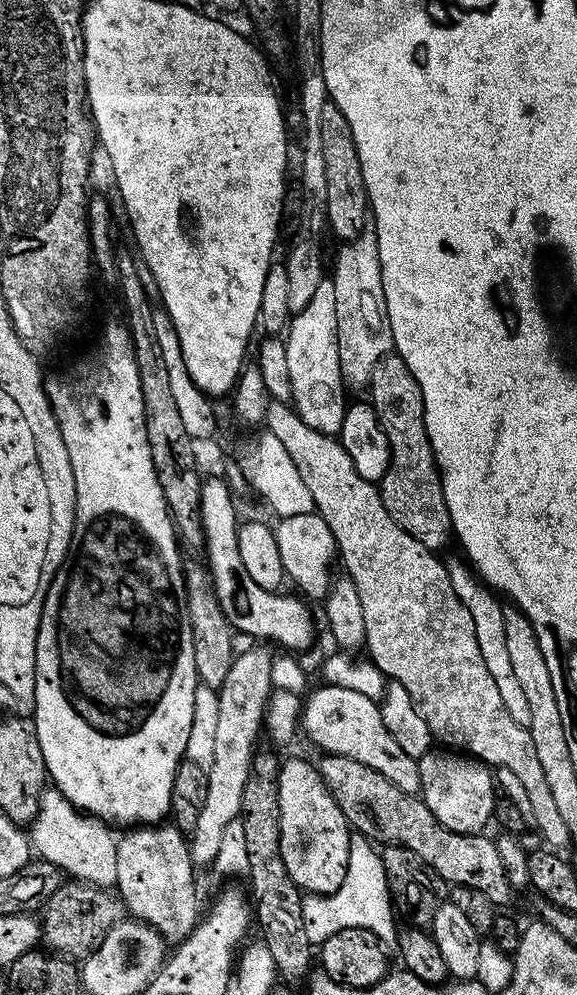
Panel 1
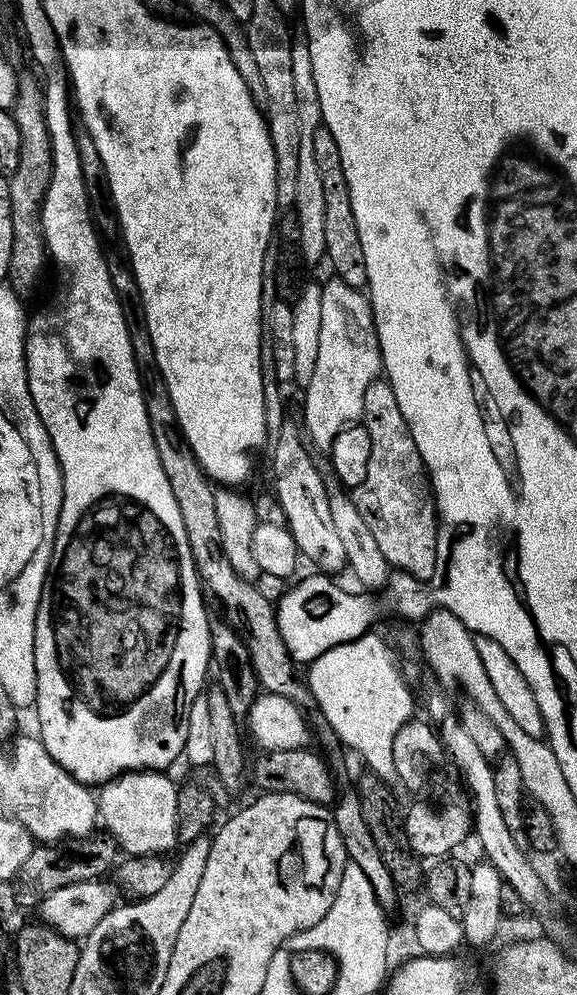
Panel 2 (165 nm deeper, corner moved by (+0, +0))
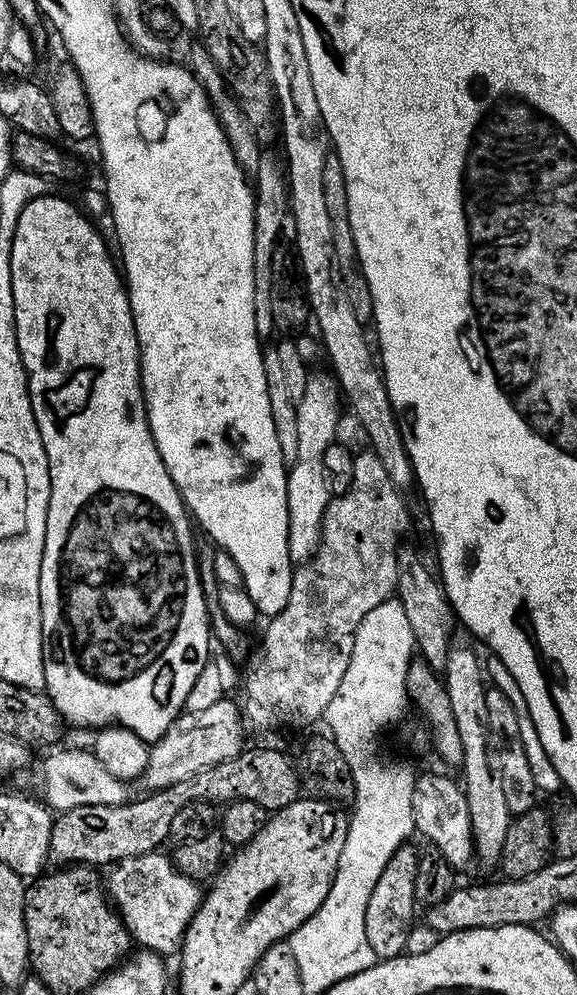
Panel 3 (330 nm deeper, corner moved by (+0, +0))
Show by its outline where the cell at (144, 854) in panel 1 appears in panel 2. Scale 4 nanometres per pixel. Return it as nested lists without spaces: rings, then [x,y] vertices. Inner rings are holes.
[[[141,770],[139,772],[126,772],[116,777],[115,780],[107,781],[99,789],[96,796],[96,814],[101,825],[105,824],[107,835],[111,836],[116,842],[116,847],[121,853],[128,856],[164,856],[168,851],[178,843],[176,831],[178,830],[178,794],[176,789],[178,787],[177,781],[172,781],[168,774],[160,770]]]

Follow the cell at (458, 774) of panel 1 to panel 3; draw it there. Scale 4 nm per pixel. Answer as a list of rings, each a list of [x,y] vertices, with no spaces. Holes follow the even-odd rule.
[[[405,844],[393,849],[390,862],[375,882],[370,901],[366,904],[366,938],[379,961],[389,960],[405,953],[408,934],[416,922],[414,916],[418,911],[418,905],[414,882],[417,880],[417,862],[420,856],[411,846]]]

